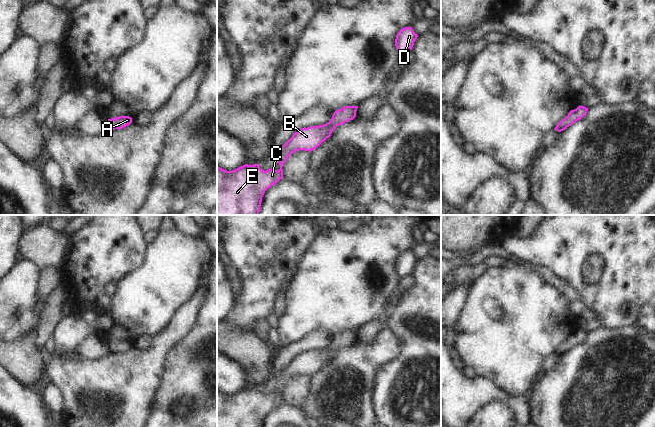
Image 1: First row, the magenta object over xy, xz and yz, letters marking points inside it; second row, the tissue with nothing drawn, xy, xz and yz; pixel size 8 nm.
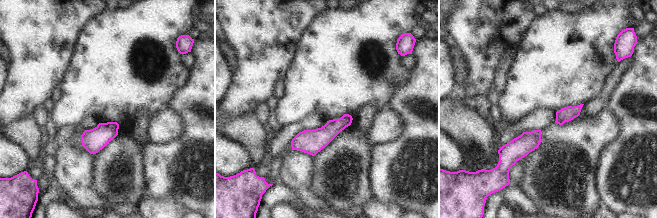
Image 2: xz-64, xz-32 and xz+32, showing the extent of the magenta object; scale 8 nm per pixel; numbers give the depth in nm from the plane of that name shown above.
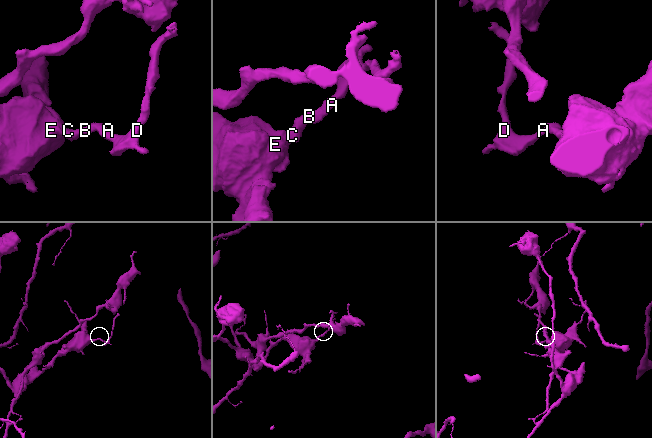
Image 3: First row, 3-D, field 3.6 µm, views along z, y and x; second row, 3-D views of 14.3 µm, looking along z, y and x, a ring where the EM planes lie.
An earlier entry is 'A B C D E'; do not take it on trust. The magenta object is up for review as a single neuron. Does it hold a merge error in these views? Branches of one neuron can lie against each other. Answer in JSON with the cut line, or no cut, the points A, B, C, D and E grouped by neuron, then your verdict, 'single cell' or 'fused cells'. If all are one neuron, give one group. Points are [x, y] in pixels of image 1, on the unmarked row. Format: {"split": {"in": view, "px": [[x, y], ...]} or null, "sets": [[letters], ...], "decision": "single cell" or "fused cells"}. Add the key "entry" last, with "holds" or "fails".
{"split": null, "sets": [["A", "B", "C", "D", "E"]], "decision": "single cell", "entry": "holds"}

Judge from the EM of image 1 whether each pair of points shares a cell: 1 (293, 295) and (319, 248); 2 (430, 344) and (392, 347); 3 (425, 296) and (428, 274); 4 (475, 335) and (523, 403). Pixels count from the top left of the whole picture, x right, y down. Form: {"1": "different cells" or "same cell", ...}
{"1": "same cell", "2": "different cells", "3": "same cell", "4": "different cells"}

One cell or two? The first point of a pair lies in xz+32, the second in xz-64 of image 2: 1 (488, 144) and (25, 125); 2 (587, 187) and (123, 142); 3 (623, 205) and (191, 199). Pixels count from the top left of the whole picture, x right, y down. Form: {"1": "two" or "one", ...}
{"1": "one", "2": "one", "3": "one"}

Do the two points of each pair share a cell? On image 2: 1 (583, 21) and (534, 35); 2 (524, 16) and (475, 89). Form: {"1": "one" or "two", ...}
{"1": "one", "2": "one"}

